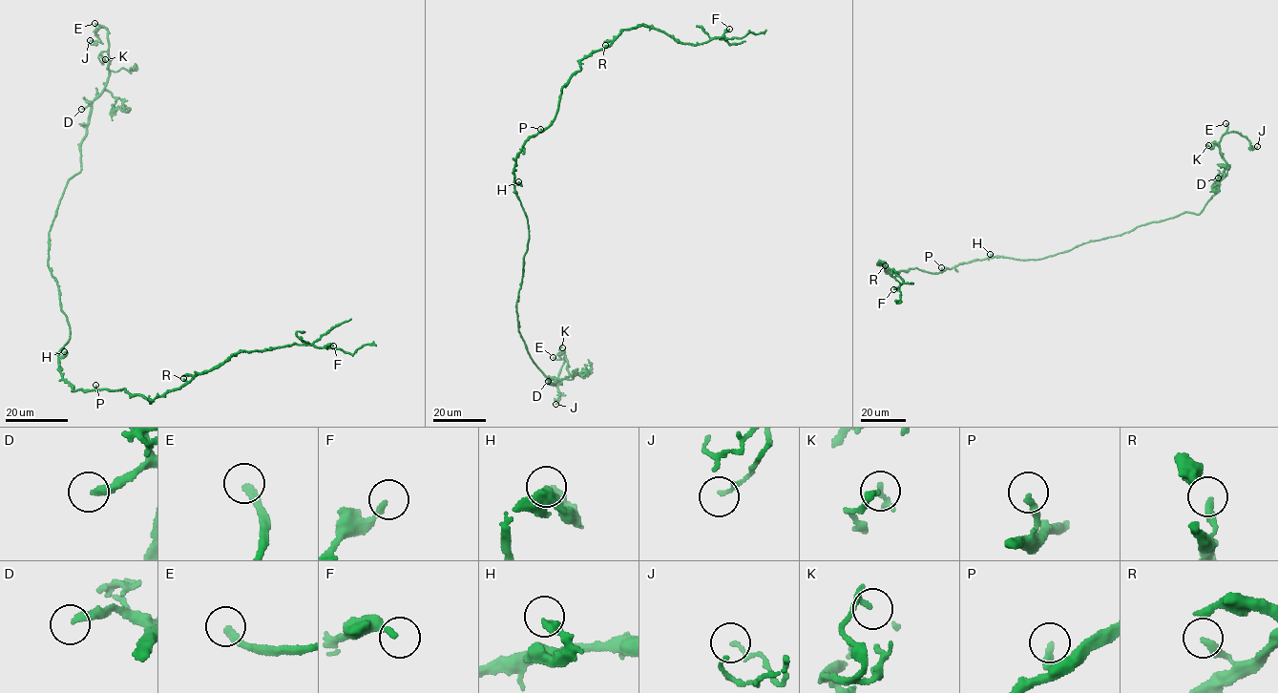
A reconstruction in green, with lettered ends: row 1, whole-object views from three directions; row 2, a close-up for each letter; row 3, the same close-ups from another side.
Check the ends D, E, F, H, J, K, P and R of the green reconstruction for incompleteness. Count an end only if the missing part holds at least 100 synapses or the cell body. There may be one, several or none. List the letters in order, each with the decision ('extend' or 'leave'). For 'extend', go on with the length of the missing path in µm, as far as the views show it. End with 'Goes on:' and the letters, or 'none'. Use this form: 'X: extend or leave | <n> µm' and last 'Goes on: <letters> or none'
D: leave
E: extend | 45 µm
F: leave
H: leave
J: leave
K: leave
P: leave
R: leave
Goes on: E

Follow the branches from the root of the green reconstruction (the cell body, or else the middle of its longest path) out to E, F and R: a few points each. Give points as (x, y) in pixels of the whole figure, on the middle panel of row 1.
E: (527, 216), (518, 331), (533, 363), (555, 385), (570, 374), (565, 355), (553, 357)
F: (527, 216), (514, 190), (516, 155), (553, 120), (561, 88), (581, 60), (641, 25), (694, 44), (729, 29)
R: (527, 216), (514, 190), (516, 155), (526, 141), (553, 120), (561, 88), (580, 70), (581, 60), (605, 45)

